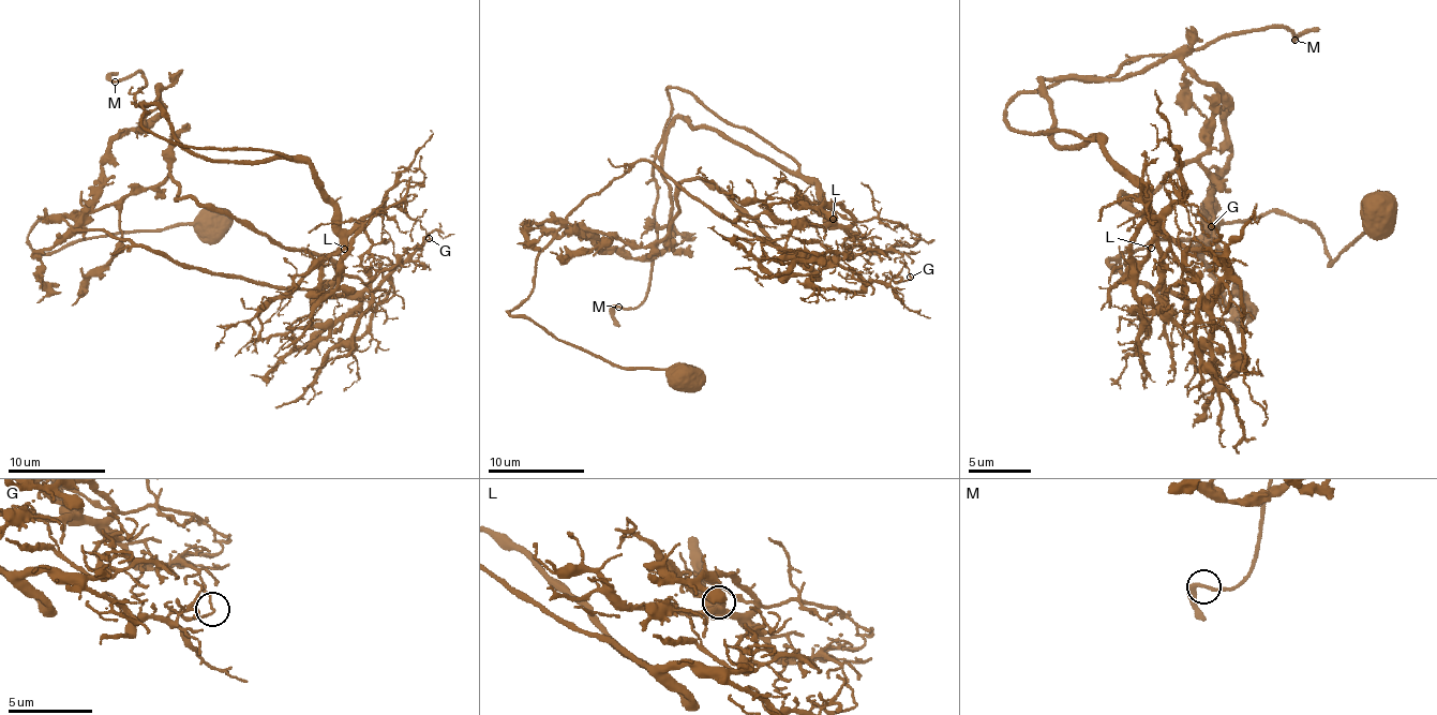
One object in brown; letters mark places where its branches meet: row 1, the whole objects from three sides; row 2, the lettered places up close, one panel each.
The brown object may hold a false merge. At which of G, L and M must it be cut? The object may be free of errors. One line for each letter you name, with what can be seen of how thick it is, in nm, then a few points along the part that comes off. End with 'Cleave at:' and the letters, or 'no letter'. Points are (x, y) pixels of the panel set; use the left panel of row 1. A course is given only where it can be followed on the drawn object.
G: calibre 100 nm; course (430, 239), (394, 206), (343, 221), (302, 162), (205, 160), (144, 105), (159, 91), (80, 212), (38, 214)
Cleave at: G

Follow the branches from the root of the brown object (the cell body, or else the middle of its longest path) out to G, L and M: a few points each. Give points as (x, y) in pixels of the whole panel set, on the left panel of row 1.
G: (212, 219), (53, 253), (27, 238), (45, 209), (214, 272), (363, 297), (430, 239)
L: (212, 219), (53, 253), (27, 238), (45, 209), (214, 272), (357, 294), (371, 239), (358, 227), (344, 249)
M: (212, 219), (30, 246), (163, 109), (135, 103), (141, 71), (115, 82)

